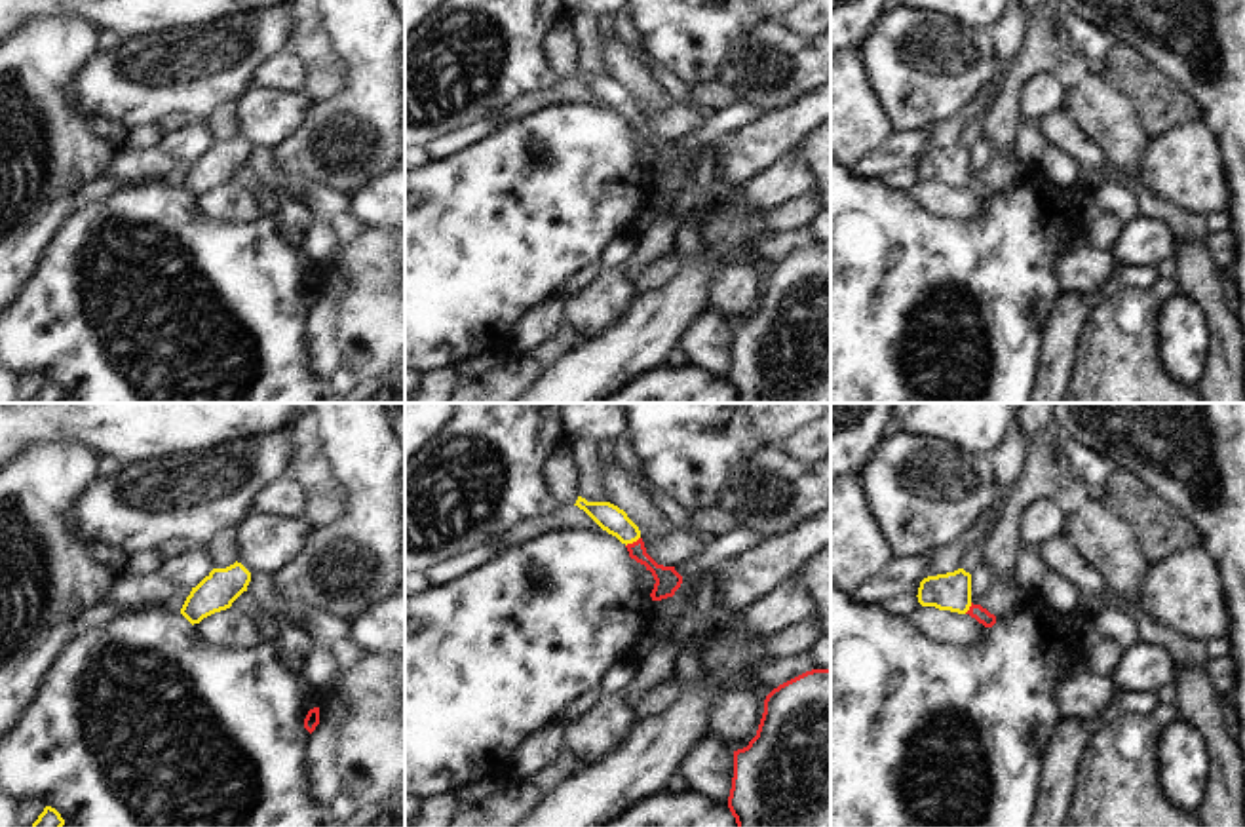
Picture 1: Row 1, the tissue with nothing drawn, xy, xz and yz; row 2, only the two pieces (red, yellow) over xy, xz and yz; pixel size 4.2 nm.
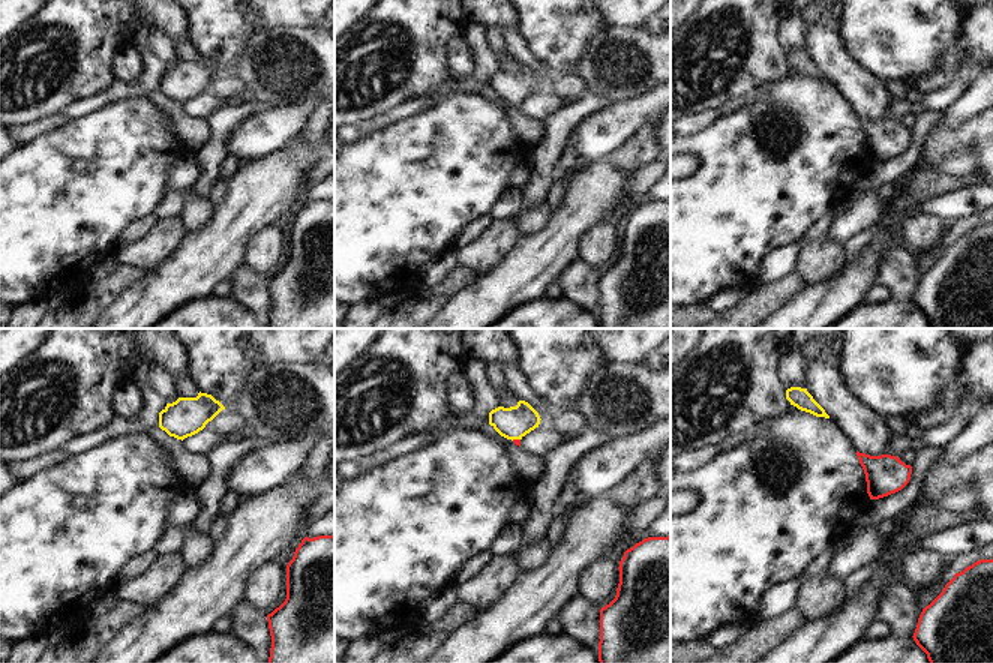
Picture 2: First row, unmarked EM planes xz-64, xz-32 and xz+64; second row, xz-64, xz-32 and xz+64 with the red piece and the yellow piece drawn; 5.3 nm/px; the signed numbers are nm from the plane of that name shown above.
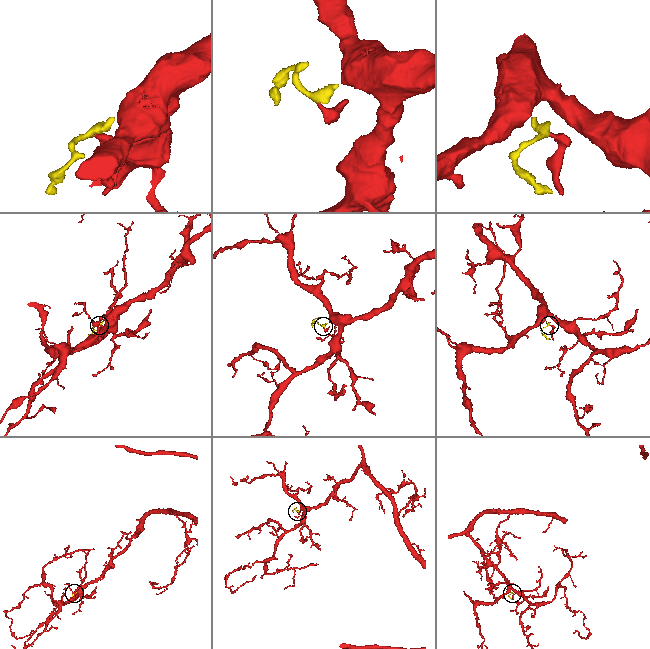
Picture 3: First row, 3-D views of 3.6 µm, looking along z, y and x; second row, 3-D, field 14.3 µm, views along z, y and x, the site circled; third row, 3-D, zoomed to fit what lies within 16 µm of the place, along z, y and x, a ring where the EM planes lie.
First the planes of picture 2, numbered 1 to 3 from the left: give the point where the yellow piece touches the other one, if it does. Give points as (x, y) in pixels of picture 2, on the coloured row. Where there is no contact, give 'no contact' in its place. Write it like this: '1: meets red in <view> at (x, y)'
1: no contact
2: meets red in xz-32 at (515, 440)
3: no contact

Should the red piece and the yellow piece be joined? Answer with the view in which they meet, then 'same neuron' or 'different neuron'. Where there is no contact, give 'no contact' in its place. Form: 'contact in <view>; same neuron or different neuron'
contact in xz; same neuron

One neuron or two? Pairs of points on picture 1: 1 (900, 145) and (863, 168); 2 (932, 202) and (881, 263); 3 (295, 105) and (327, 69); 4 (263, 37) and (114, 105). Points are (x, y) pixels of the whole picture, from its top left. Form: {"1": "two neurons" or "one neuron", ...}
{"1": "one neuron", "2": "two neurons", "3": "two neurons", "4": "one neuron"}

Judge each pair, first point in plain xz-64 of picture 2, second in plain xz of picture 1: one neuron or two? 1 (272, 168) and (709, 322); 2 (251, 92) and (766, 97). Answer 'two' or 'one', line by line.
1: two
2: one

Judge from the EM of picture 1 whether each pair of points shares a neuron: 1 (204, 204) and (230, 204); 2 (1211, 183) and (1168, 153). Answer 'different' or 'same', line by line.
1: same
2: same

